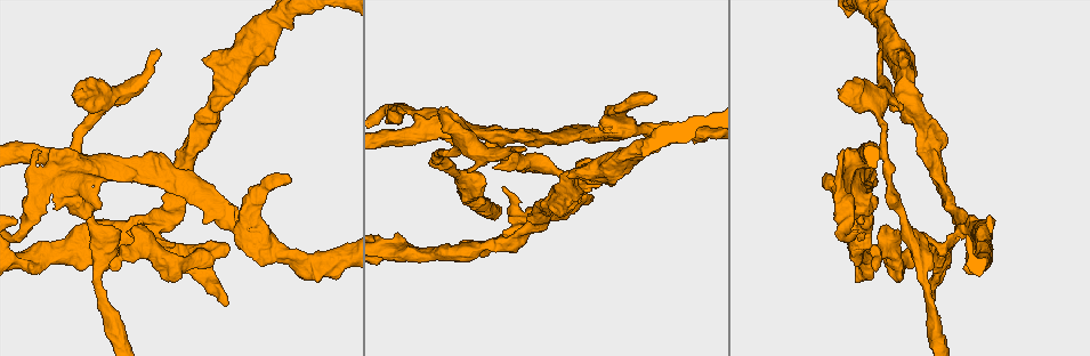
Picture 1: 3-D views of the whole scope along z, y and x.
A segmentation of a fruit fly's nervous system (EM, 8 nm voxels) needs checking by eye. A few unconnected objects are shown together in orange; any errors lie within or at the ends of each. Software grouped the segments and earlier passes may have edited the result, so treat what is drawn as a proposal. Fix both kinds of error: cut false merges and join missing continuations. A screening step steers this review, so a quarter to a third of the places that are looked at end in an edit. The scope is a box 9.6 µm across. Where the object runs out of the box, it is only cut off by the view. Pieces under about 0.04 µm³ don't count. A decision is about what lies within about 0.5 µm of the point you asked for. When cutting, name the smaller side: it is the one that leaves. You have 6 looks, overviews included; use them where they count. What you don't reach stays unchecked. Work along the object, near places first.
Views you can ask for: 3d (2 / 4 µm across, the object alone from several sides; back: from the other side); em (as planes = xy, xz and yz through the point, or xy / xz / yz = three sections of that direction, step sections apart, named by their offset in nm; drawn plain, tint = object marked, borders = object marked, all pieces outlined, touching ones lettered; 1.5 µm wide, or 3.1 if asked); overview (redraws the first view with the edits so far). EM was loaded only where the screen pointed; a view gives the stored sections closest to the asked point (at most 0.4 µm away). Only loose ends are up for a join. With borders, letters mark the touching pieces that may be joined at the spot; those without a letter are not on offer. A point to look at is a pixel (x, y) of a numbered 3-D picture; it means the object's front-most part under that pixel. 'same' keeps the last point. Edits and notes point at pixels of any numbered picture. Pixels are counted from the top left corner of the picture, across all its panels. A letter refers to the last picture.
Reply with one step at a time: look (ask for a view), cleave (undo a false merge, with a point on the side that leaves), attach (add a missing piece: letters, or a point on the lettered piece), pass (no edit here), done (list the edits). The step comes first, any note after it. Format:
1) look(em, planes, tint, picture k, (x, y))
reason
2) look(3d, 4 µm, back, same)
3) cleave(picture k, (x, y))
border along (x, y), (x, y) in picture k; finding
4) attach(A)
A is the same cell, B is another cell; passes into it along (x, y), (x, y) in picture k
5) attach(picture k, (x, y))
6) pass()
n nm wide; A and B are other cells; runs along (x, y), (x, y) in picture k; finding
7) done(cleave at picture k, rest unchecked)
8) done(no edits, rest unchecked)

look(em, planes, borders, picture 1, (467, 171))
free end

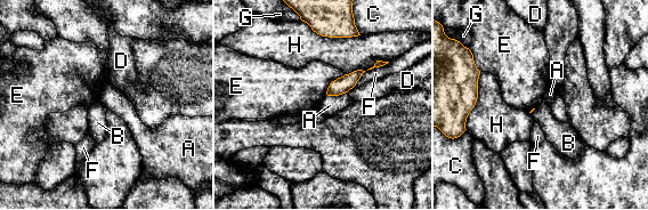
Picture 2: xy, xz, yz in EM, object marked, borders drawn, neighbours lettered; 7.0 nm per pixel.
pass()
H touches over 440 nm; A, B, C, D, E, F, G and H are other cells; no lettered piece goes on from it

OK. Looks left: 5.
look(3d, 2 µm, picture 1, (111, 268))
branch stops here

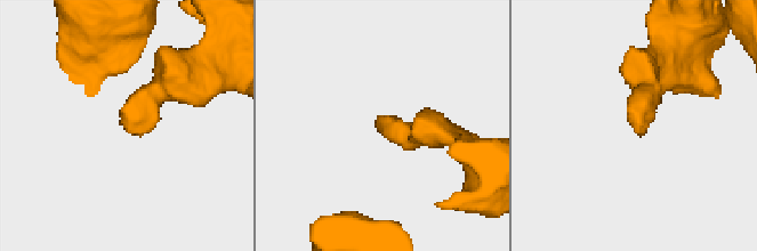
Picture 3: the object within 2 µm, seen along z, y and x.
look(em, planes, borders, picture 3, (380, 122))
need the tissue

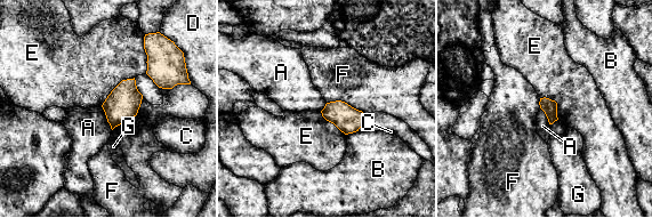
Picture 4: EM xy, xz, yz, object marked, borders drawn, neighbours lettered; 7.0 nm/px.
pass()
A, B, C, D, E, F and G are other cells; border along (101, 106), (112, 129) in picture 4; no lettered piece goes on from it

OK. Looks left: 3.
look(em, yz, step 4, borders, picture 1, (589, 202))
branch stops here

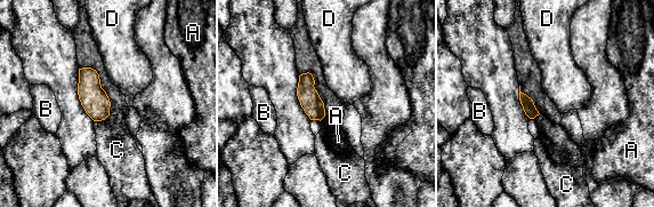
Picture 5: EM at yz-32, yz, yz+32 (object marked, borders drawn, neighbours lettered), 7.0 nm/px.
pass()
A, B, C and D are other cells; border along (110, 114), (98, 121) in picture 5; none of them fits

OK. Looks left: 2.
done(no edits, rest unchecked)

